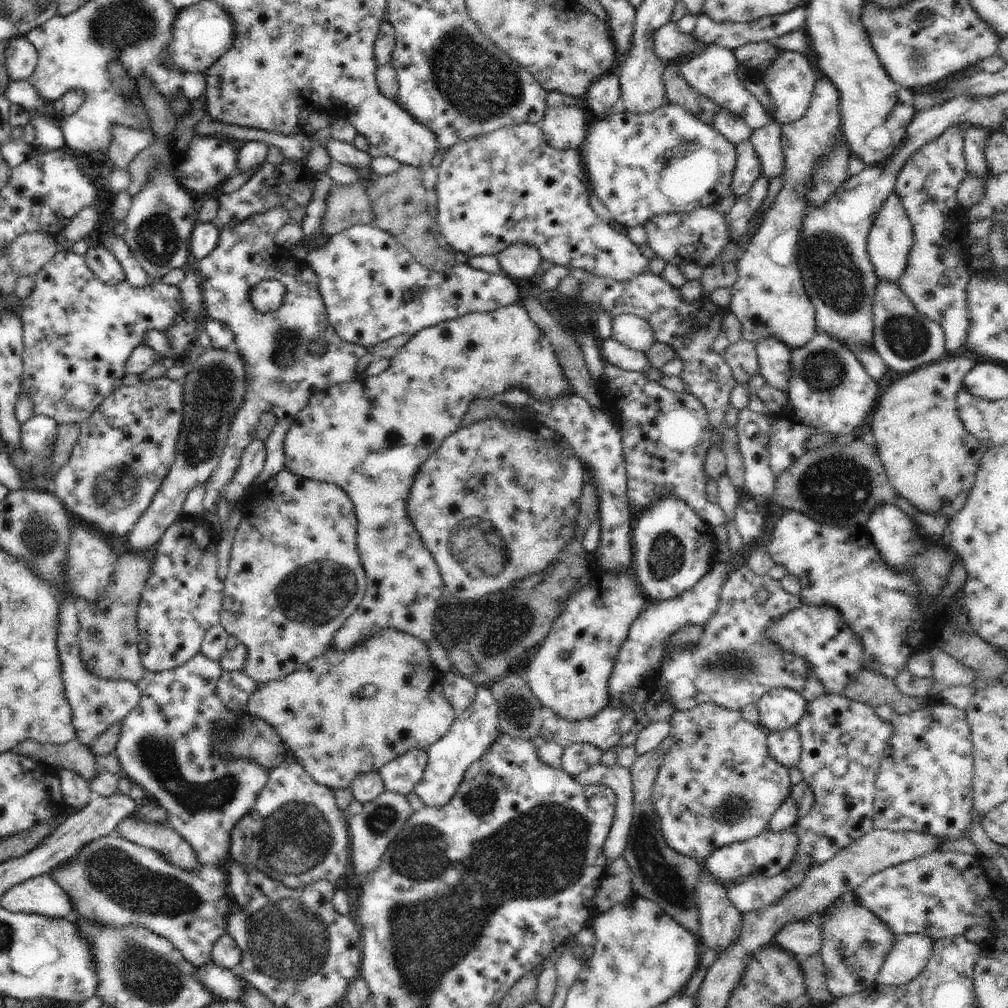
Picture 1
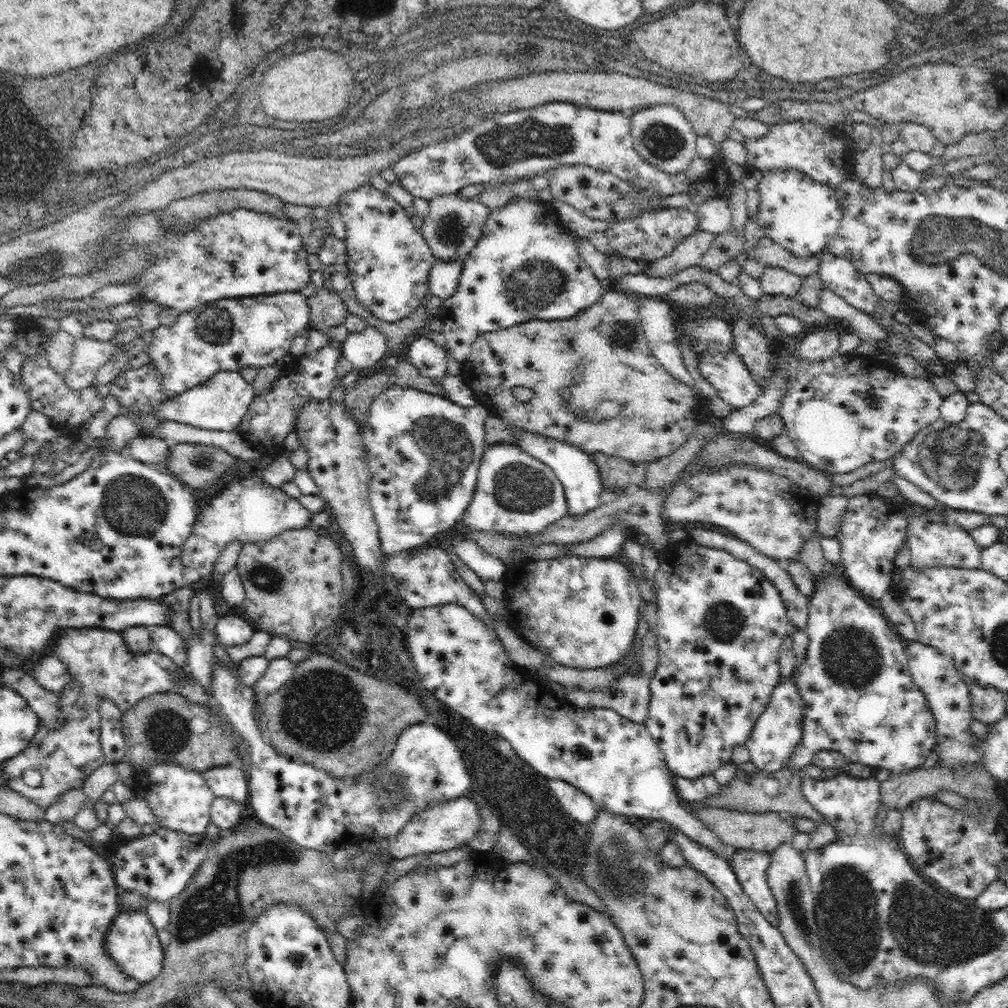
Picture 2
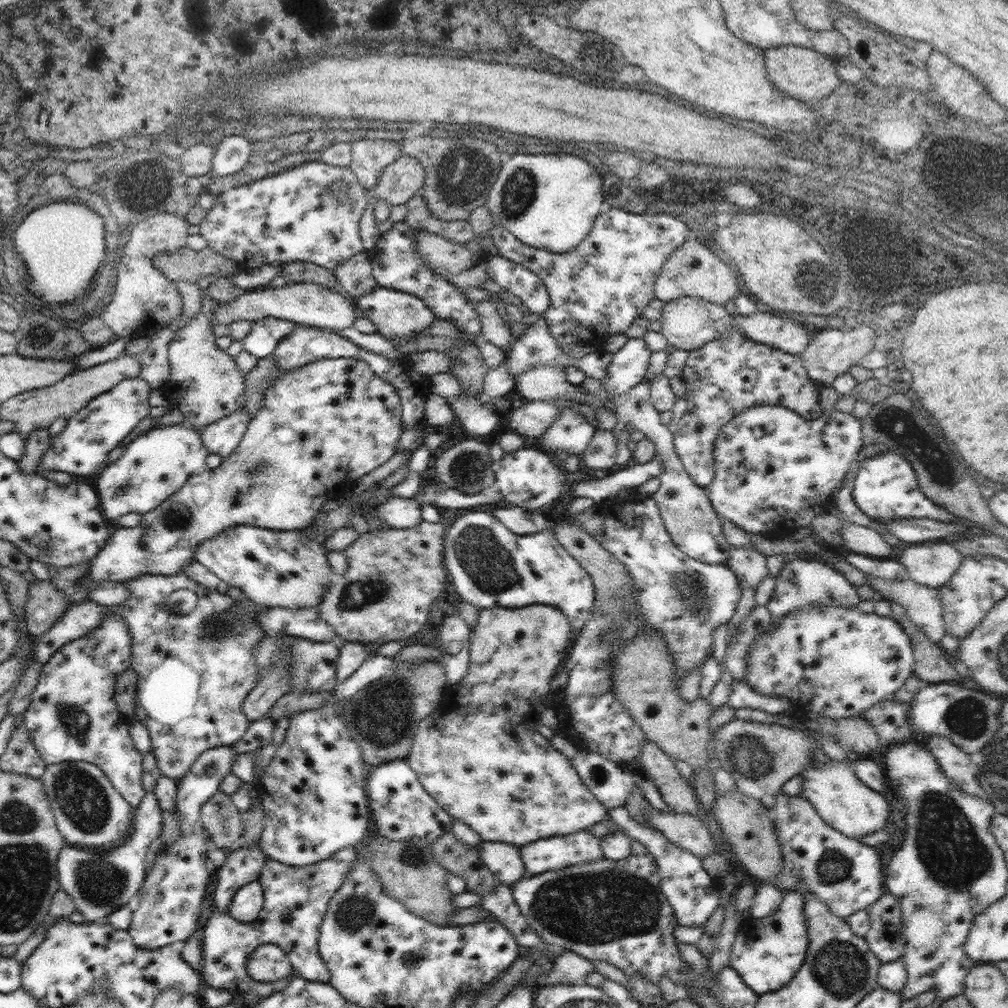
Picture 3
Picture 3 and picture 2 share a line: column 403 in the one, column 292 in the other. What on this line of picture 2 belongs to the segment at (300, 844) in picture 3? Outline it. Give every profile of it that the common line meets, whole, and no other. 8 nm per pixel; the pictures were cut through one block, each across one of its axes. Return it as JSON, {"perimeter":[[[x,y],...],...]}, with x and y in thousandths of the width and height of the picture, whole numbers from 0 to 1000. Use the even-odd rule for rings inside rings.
{"perimeter":[[[285,651],[267,656],[264,668],[250,682],[254,692],[261,692],[282,682],[282,679],[292,670],[294,661],[295,659]]]}

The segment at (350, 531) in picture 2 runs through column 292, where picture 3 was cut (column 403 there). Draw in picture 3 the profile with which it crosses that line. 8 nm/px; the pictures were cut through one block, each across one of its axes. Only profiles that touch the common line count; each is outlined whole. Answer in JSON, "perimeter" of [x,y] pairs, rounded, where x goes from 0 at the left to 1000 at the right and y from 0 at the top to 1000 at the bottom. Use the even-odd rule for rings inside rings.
{"perimeter":[[[328,355],[315,356],[306,361],[291,365],[287,368],[278,370],[278,373],[271,377],[270,381],[262,390],[262,401],[257,408],[248,416],[246,425],[241,431],[237,441],[219,458],[217,463],[209,466],[202,464],[197,469],[192,469],[170,493],[167,493],[159,502],[152,504],[149,508],[140,512],[139,520],[133,524],[117,523],[115,527],[109,530],[108,535],[100,544],[98,549],[90,556],[90,566],[84,573],[75,576],[75,585],[68,591],[68,601],[82,598],[88,593],[86,589],[86,580],[93,576],[111,576],[124,577],[141,570],[171,570],[181,567],[182,563],[193,556],[193,546],[199,538],[214,534],[219,528],[228,522],[238,520],[254,522],[258,524],[267,524],[275,527],[289,527],[292,525],[305,524],[314,513],[318,505],[323,503],[322,498],[325,496],[336,496],[344,490],[348,490],[353,483],[353,478],[362,470],[369,468],[378,460],[385,458],[385,455],[393,449],[393,440],[401,428],[399,421],[399,403],[397,394],[391,380],[385,380],[377,375],[369,364],[359,356],[349,355]]]}

